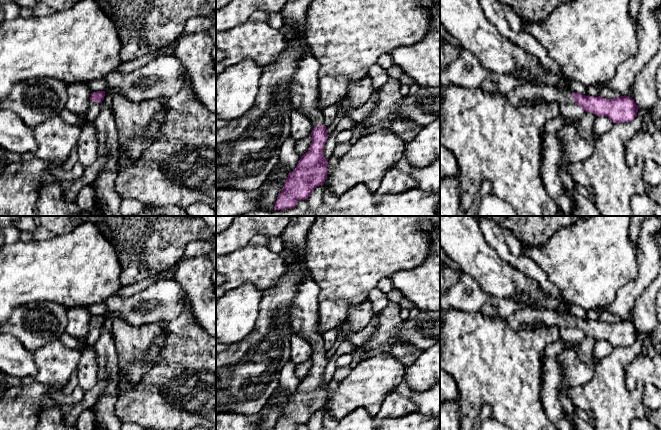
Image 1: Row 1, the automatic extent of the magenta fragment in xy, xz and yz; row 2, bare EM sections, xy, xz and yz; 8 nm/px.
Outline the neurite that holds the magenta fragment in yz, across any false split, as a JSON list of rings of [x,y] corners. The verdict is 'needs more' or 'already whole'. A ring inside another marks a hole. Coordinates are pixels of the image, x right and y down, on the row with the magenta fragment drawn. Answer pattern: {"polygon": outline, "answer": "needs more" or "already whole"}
{"polygon": [[[521,85],[510,91],[506,96],[514,107],[523,104],[556,102],[559,105],[561,115],[575,123],[578,123],[585,112],[593,113],[596,116],[606,116],[613,123],[629,122],[637,116],[640,107],[632,97],[625,95],[606,99],[600,96],[570,93],[567,90],[559,90],[550,85]]], "answer": "needs more"}

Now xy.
{"polygon": [[[105,91],[91,93],[86,118],[89,123],[93,123],[100,112],[100,105],[104,99]]], "answer": "needs more"}

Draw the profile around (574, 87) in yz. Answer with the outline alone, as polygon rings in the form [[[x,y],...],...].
[[[568,79],[568,82],[569,82],[569,91],[570,91],[570,93],[579,93],[579,94],[588,96],[586,86],[584,86],[580,82],[577,82],[577,81],[574,81],[574,80],[569,80]]]

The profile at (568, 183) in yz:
[[[565,164],[560,169],[560,176],[563,182],[565,191],[571,191],[576,188],[576,184],[573,181],[570,173],[568,172],[568,164]]]

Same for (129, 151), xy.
[[[134,137],[119,145],[118,159],[116,162],[117,171],[127,167],[136,161],[146,150],[147,145],[139,138]]]

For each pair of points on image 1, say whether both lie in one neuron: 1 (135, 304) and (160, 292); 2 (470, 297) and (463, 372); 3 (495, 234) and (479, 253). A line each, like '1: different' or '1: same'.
1: same
2: different
3: different

